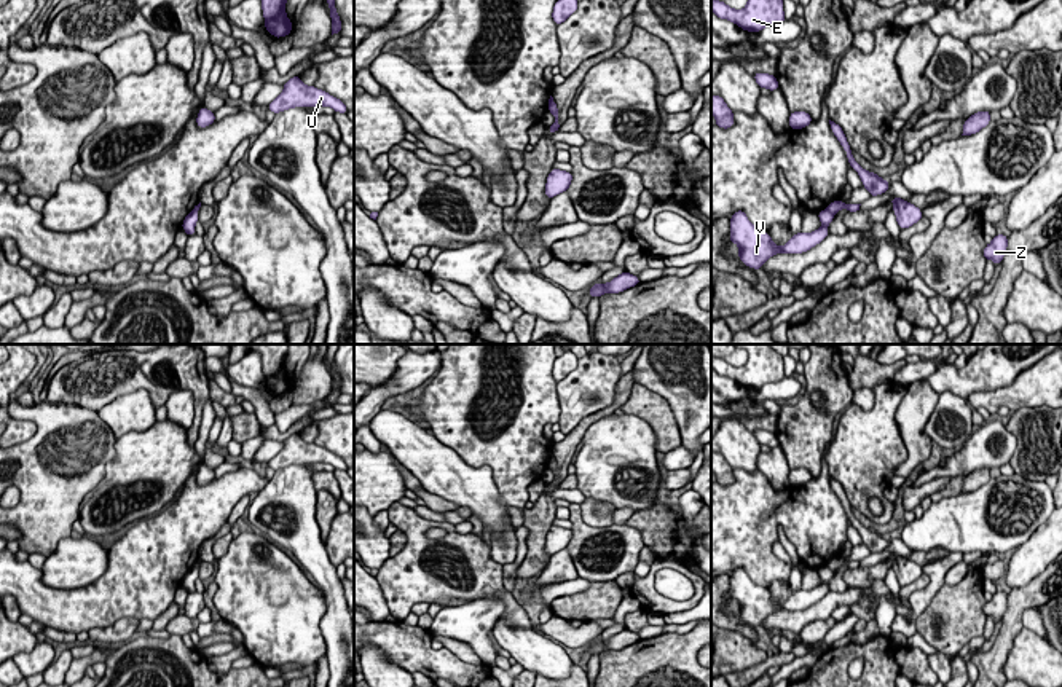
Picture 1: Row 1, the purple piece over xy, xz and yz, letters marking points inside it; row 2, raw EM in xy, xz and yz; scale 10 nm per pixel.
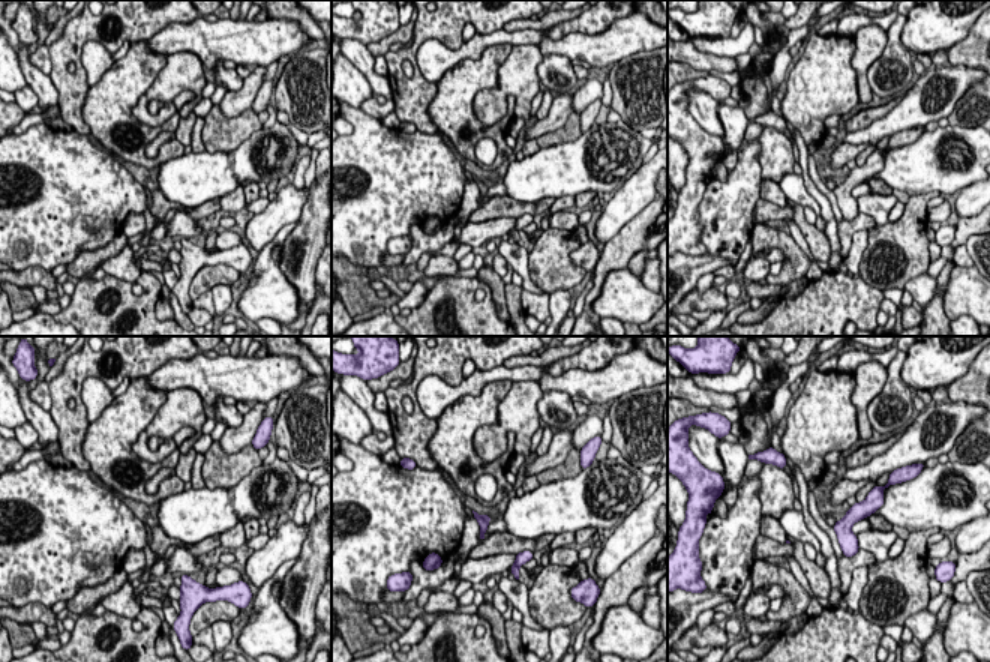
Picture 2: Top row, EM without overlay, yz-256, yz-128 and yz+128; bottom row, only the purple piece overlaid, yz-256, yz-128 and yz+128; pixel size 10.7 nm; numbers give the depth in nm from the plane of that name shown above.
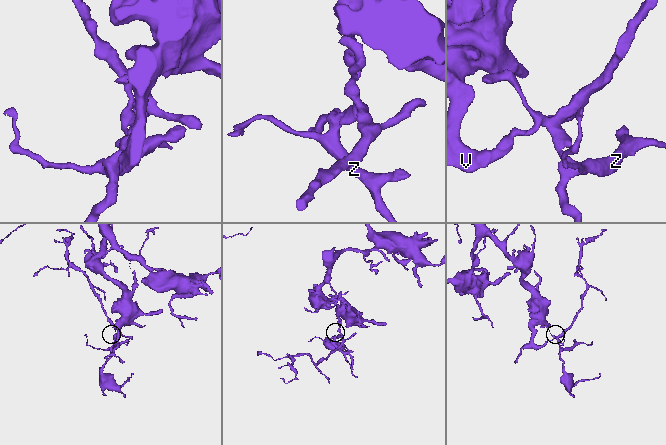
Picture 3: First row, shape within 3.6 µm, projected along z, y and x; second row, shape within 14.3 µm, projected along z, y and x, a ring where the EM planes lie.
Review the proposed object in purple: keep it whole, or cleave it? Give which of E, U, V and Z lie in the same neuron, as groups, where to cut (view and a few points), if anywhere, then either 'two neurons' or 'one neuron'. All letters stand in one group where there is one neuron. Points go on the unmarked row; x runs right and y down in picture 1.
E U V / Z; cut in yz along (826, 566), (833, 571); two neurons

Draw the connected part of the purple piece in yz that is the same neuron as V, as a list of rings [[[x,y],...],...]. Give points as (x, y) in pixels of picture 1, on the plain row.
[[[828,566],[818,569],[823,580],[820,587],[812,590],[794,591],[783,604],[772,598],[772,593],[764,587],[756,585],[743,567],[737,567],[729,577],[729,598],[738,603],[738,615],[753,626],[761,626],[762,622],[777,610],[802,610],[820,601],[828,591],[828,582],[834,577],[834,571]]]

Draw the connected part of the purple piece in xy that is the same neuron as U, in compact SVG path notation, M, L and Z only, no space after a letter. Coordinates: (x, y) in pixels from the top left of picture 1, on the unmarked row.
M295 432L284 440L284 448L273 459L268 461L268 467L273 470L279 470L295 464L319 464L319 462L332 464L338 470L349 469L340 456L314 443L306 443L300 437L300 432Z

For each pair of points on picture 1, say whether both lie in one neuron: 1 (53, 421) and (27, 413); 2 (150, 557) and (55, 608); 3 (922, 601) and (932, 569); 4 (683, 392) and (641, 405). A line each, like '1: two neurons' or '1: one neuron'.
1: one neuron
2: one neuron
3: one neuron
4: two neurons

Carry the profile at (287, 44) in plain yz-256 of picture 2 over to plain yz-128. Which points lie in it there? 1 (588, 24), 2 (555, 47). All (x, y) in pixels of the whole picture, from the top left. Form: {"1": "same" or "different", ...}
{"1": "different", "2": "same"}

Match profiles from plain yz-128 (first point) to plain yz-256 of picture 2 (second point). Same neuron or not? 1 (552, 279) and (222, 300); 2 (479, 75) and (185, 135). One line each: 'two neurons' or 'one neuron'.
1: two neurons
2: two neurons

